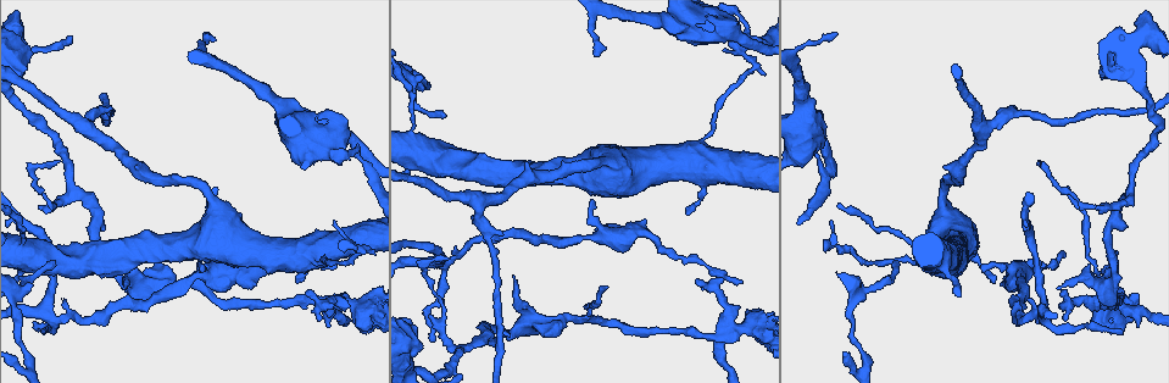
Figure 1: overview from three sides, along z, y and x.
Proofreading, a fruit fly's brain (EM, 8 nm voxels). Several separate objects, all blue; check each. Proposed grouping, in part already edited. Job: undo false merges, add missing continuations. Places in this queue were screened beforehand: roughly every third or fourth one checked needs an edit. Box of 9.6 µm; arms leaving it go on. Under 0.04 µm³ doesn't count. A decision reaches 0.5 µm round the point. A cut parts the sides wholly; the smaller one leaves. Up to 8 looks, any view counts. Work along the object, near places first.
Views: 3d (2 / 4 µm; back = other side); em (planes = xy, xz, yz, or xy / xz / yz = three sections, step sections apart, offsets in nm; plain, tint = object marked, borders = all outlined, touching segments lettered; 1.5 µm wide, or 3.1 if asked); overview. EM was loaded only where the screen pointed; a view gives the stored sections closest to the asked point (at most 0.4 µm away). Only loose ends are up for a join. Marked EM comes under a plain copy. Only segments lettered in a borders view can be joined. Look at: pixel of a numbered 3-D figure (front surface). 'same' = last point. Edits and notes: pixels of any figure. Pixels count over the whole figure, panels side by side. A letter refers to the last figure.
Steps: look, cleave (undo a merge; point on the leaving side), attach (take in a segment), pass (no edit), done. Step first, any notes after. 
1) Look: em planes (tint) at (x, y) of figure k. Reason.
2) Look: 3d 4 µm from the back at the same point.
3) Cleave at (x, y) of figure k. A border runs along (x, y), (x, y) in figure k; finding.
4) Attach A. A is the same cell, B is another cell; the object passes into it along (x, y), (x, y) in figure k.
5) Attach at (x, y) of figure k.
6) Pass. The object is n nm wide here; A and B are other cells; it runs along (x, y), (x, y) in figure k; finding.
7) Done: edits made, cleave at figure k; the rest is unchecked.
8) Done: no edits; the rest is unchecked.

Look: 3d 2 µm from the back at (45, 333) of figure 1. Free end.

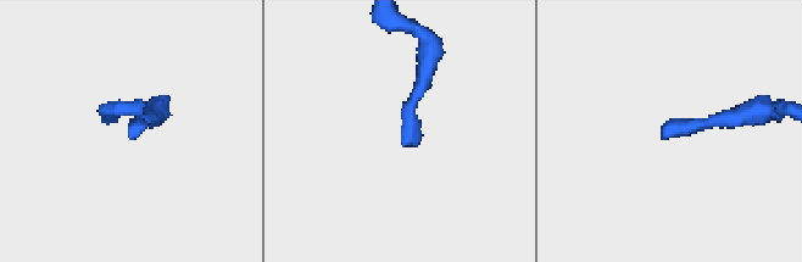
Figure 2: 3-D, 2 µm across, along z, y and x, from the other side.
Look: em xy step 4 (borders) at (133, 135) of figure 2.

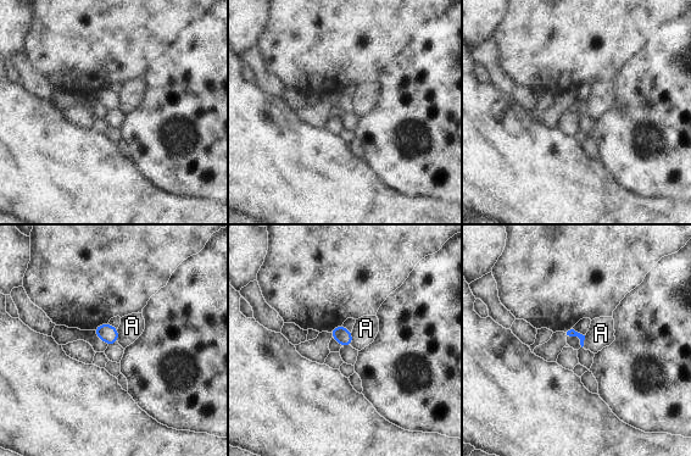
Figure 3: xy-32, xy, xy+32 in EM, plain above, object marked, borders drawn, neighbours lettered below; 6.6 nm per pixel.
Look: em planes (borders) at the same point.

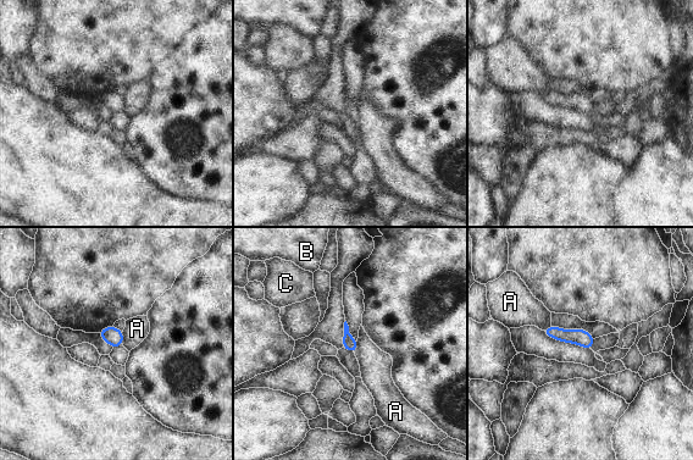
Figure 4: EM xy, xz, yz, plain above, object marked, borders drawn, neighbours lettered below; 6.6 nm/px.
Pass. The object is 100 nm wide here; the longest contact is with A, 100 nm; A, B and C are other cells; no lettered segment goes on from it.

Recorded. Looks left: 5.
Look: em planes (tint) at (690, 212) of figure 1. Thin end.

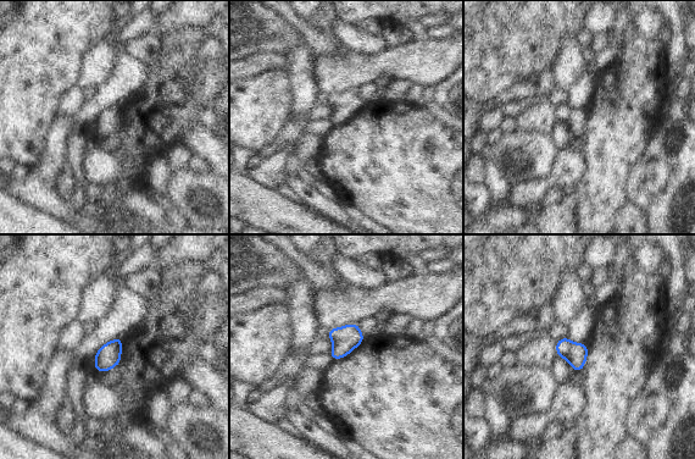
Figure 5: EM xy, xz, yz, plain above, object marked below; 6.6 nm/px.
Look: em planes (borders) at the same point. What lies round it.

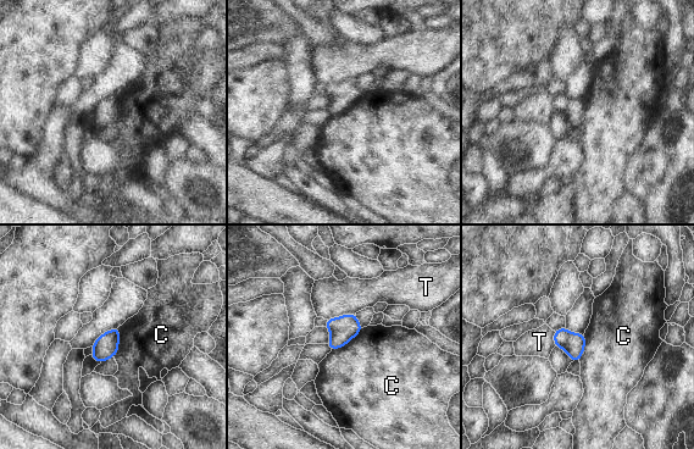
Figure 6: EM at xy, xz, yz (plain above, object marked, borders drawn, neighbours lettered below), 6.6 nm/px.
Pass. C and T are other cells; a border runs along (364, 327), (345, 344), (332, 350) in figure 6; none of them fits.

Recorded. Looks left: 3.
Look: 3d 4 µm at (311, 258) of figure 1. Calibre changes.

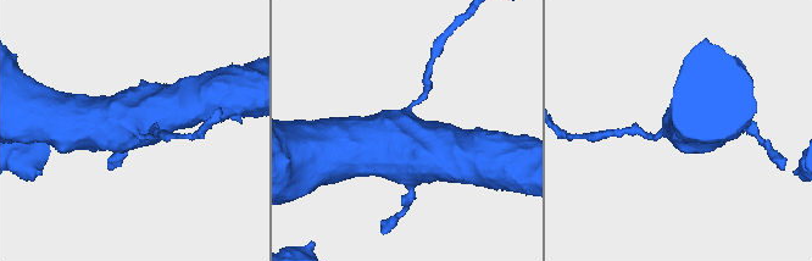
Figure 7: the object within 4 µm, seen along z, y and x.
Look: em xz step 4 (tint) at (405, 113) of figure 7.

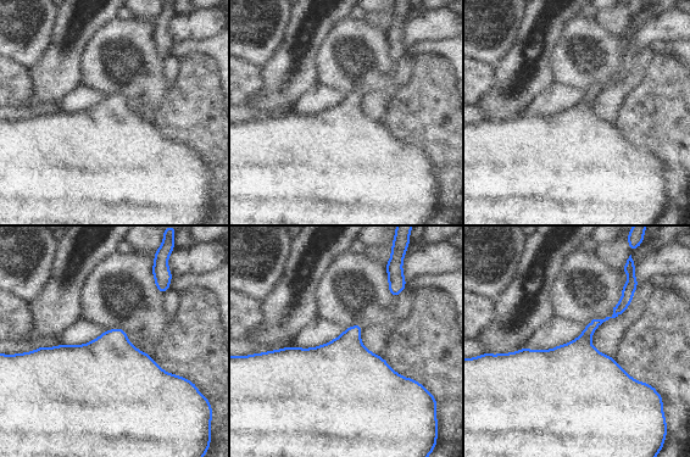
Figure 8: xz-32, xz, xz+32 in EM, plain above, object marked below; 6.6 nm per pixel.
Look: em xz step 4 (borders) at the same point.

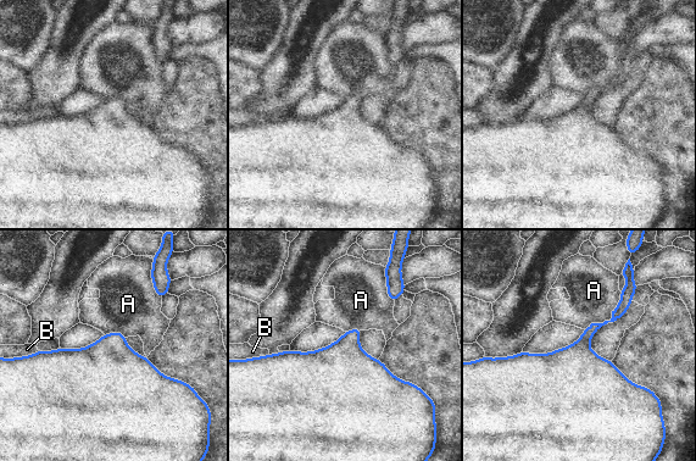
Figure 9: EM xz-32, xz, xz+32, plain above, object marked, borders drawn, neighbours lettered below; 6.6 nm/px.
Pass. A and B are other cells; a border runs along (621, 292), (612, 316), (584, 329) in figure 9; one cell here.

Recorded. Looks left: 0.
Done: no edits; the rest is unchecked.

